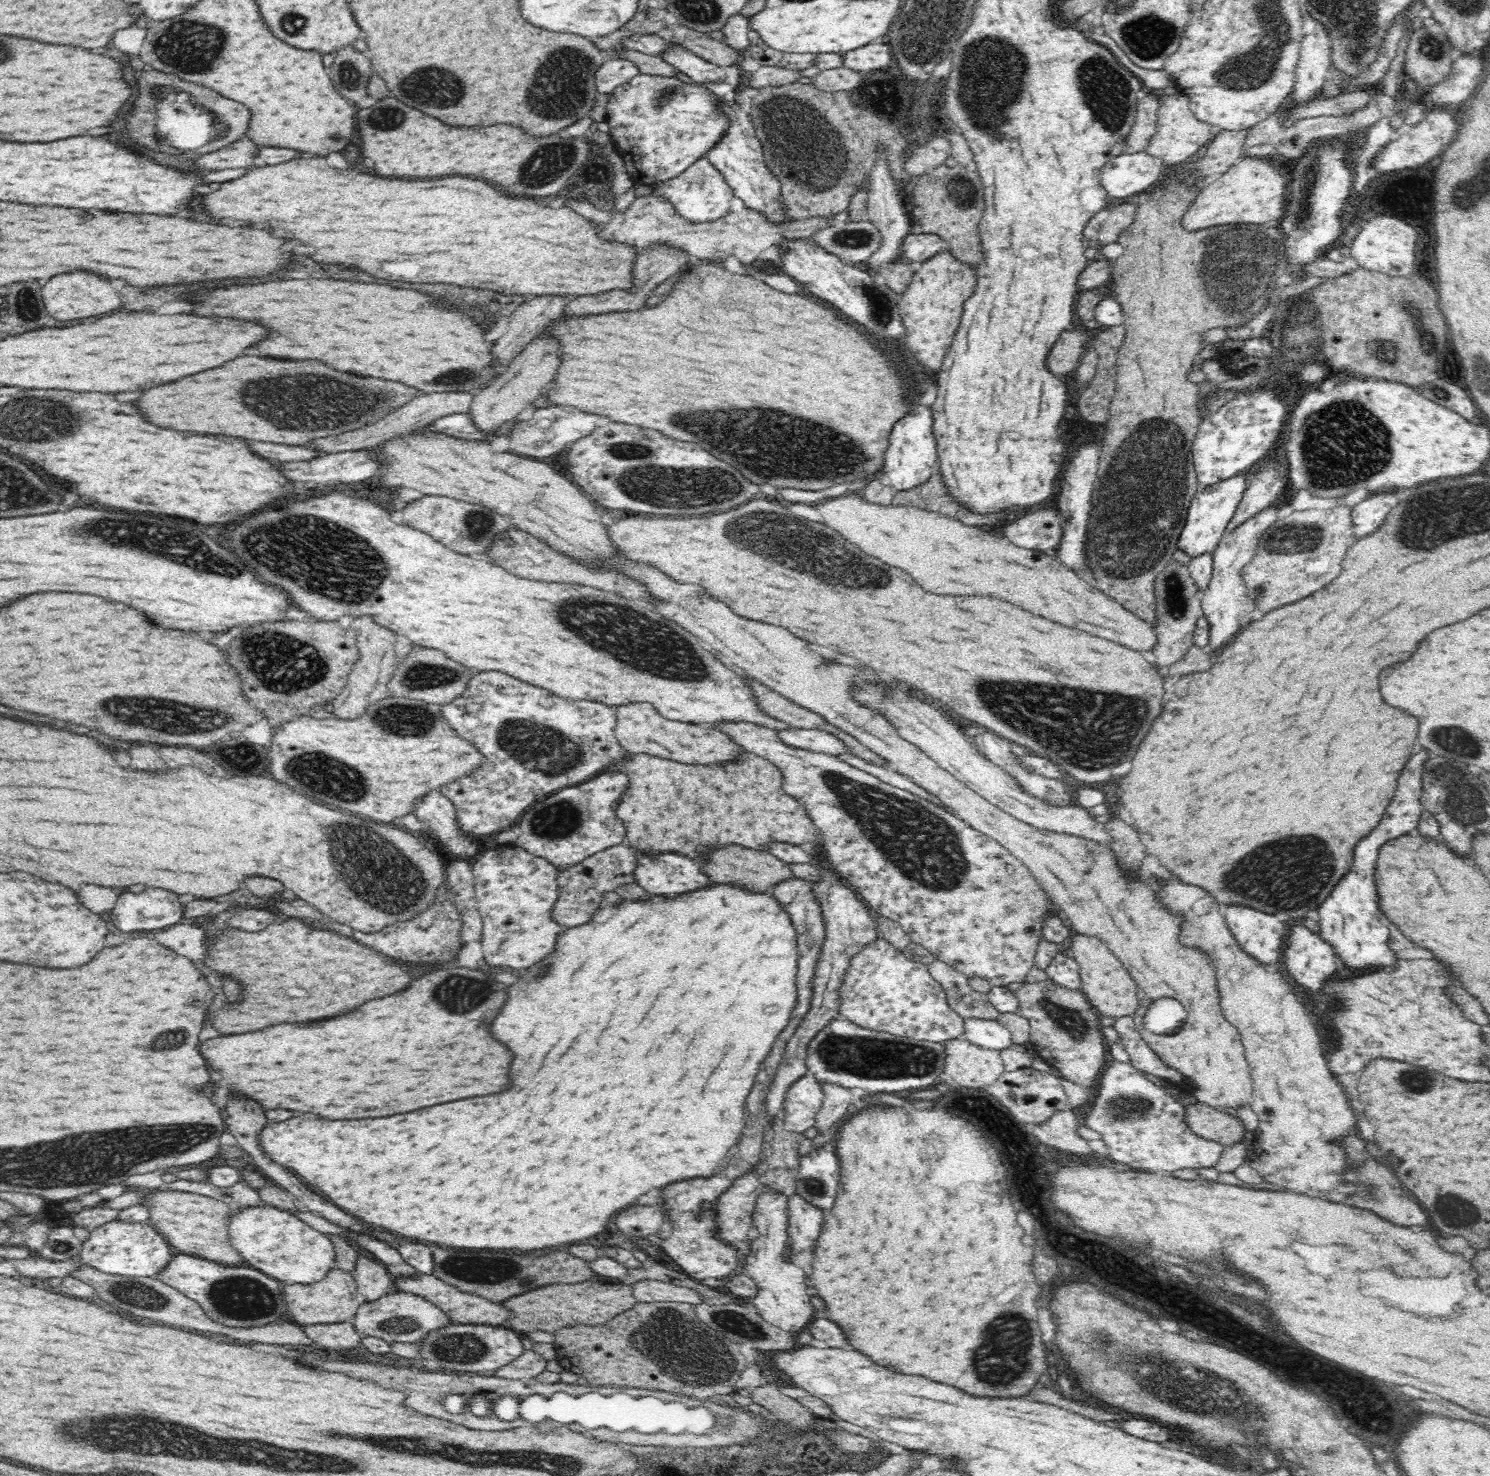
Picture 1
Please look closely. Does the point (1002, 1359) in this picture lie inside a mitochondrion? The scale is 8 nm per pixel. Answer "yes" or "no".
yes

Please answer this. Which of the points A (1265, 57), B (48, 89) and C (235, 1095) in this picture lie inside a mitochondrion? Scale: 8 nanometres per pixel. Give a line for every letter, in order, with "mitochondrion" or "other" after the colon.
A: mitochondrion
B: other
C: other

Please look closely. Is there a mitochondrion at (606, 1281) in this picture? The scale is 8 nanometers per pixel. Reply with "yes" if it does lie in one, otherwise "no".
no

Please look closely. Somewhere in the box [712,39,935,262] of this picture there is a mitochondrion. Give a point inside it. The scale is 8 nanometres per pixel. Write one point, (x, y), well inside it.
(807, 148)

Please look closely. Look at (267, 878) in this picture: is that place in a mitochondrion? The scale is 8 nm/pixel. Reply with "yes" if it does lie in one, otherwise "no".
no

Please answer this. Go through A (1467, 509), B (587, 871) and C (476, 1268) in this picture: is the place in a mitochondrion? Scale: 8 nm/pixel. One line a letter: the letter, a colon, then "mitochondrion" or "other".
A: mitochondrion
B: other
C: mitochondrion

